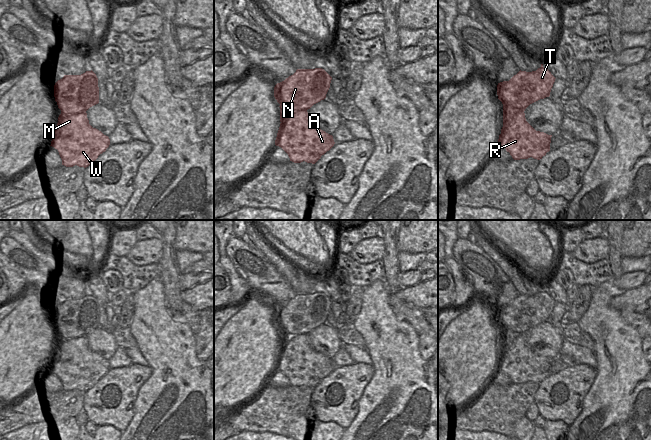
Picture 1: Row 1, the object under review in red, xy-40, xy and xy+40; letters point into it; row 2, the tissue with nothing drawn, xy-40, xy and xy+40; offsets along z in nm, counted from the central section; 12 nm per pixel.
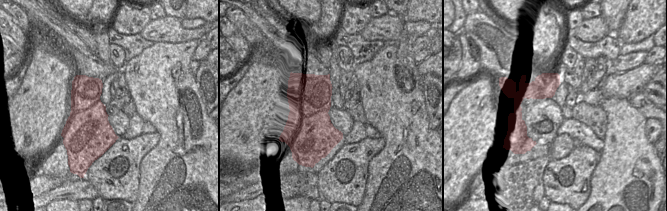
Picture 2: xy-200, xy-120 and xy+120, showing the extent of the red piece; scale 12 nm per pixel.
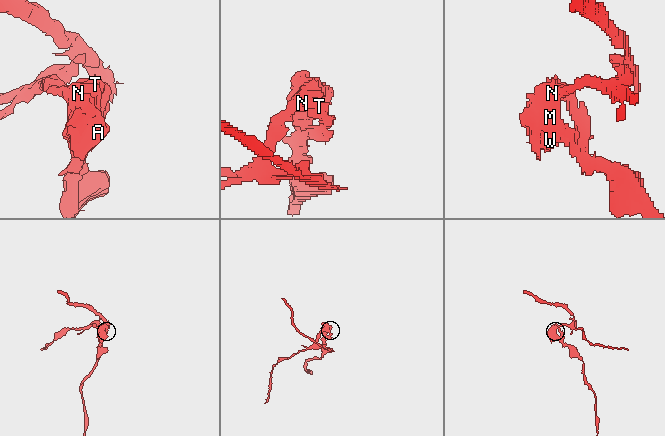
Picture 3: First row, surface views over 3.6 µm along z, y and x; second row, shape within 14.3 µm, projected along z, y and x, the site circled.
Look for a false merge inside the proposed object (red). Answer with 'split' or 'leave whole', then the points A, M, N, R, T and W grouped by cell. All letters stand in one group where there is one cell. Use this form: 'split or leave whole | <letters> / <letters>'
split | A M R W / N T

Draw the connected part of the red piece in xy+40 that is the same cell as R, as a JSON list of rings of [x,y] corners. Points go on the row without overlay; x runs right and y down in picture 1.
[[[516,336],[511,341],[511,345],[503,345],[497,370],[505,372],[514,384],[542,383],[550,375],[552,359],[536,355],[526,345],[524,336]]]

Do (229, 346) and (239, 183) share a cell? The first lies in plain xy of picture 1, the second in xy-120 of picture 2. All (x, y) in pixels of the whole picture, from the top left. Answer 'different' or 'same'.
different

